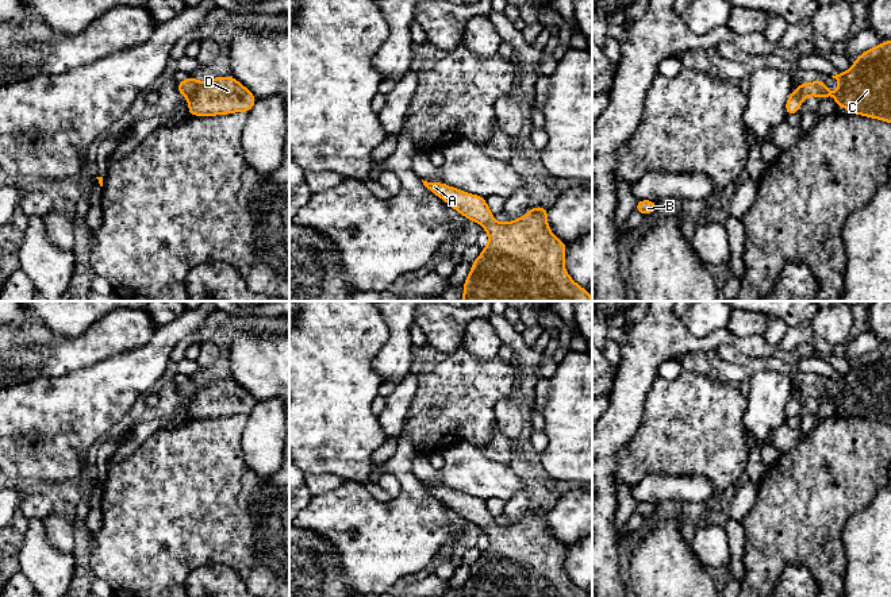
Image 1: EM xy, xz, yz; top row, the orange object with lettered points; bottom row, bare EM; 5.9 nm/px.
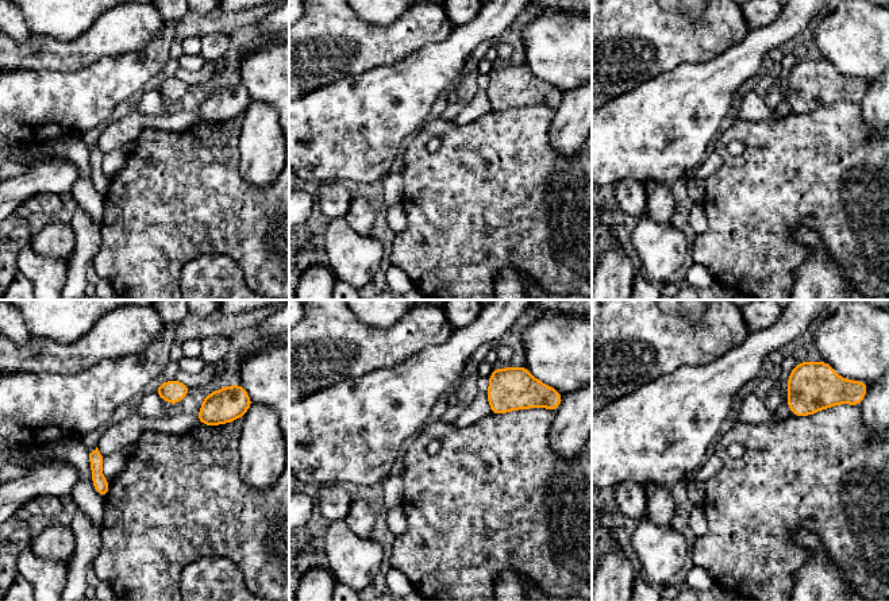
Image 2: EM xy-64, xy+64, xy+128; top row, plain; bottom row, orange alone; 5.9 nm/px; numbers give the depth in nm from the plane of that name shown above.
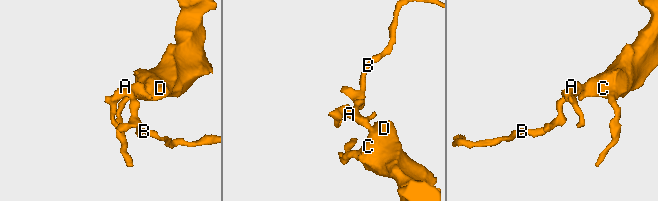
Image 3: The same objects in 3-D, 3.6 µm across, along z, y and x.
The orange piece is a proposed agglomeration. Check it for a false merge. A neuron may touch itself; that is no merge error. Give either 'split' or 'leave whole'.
leave whole

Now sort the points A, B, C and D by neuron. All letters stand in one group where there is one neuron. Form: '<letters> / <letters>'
A B C D

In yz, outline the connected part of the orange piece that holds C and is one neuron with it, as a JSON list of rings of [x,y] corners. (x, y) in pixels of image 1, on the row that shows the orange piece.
[[[891,41],[861,53],[849,70],[832,77],[838,81],[836,93],[822,80],[800,81],[786,101],[786,116],[798,113],[807,96],[833,96],[837,108],[891,123]]]

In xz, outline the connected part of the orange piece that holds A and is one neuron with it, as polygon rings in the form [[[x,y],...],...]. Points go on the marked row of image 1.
[[[423,180],[422,182],[460,215],[479,223],[489,238],[481,254],[472,262],[469,276],[462,284],[464,296],[461,301],[592,301],[589,292],[576,284],[564,267],[567,244],[549,230],[548,208],[534,207],[516,220],[499,223],[493,220],[493,213],[489,211],[485,197],[456,189],[443,182]]]

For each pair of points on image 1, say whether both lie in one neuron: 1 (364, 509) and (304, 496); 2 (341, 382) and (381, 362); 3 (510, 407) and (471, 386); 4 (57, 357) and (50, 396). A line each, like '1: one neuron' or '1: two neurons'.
1: two neurons
2: two neurons
3: two neurons
4: two neurons

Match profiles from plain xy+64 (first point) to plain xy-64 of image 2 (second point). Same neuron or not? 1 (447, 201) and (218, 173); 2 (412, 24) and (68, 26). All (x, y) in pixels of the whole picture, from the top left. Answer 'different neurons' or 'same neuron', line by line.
1: same neuron
2: different neurons

